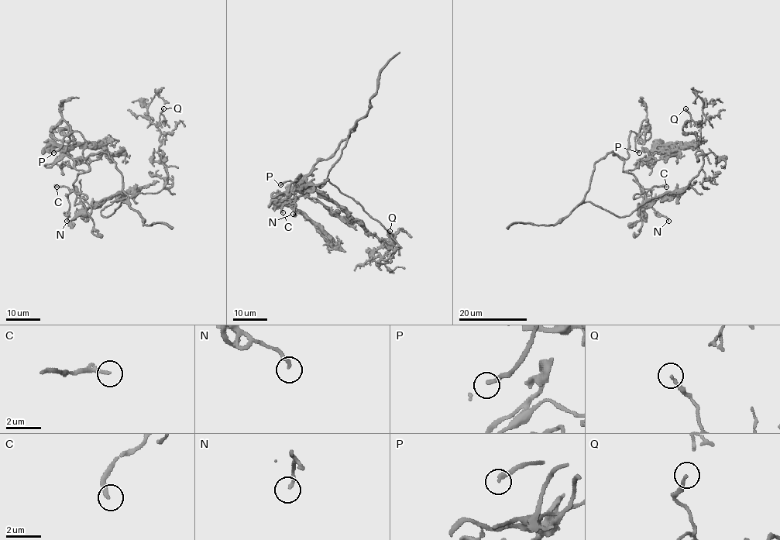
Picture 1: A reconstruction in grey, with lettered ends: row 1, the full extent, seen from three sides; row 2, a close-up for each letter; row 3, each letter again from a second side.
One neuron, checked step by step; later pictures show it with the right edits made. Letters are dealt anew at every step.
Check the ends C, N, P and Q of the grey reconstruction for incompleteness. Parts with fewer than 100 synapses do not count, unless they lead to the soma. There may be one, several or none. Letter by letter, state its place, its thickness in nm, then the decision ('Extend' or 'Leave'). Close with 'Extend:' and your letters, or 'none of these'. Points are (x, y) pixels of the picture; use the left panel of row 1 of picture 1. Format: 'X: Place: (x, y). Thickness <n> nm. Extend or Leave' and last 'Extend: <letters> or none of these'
C: Place: (56, 187). Thickness 200 nm. Extend
N: Place: (67, 221). Thickness 170 nm. Leave
P: Place: (53, 153). Thickness 240 nm. Leave
Q: Place: (163, 108). Thickness 190 nm. Leave
Extend: C

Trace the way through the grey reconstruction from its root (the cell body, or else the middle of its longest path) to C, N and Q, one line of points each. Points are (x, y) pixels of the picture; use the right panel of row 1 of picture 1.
C: (596, 205), (583, 202), (584, 196), (595, 163), (612, 151), (644, 188), (666, 187)
N: (596, 205), (583, 202), (595, 163), (613, 151), (623, 161), (623, 170), (650, 190), (651, 206), (668, 221)
Q: (596, 205), (625, 216), (651, 198), (680, 194), (687, 187), (703, 158), (697, 147), (701, 125), (685, 108)

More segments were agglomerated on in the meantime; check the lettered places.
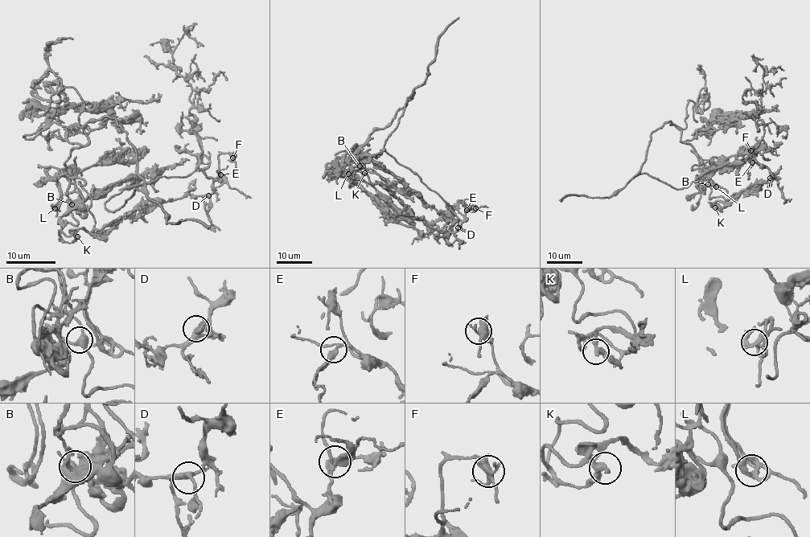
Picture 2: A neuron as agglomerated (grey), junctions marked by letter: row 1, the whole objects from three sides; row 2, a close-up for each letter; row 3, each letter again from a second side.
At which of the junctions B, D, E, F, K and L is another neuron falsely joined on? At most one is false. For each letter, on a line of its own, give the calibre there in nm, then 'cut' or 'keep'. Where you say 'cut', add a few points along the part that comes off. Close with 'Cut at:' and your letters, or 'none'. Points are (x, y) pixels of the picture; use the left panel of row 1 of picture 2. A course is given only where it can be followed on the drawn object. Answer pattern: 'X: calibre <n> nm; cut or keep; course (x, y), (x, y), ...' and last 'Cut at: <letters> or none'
B: calibre 340 nm; keep
D: calibre 260 nm; keep
E: calibre 300 nm; keep
F: calibre 380 nm; keep
K: calibre 280 nm; keep
L: calibre 280 nm; keep
Cut at: none

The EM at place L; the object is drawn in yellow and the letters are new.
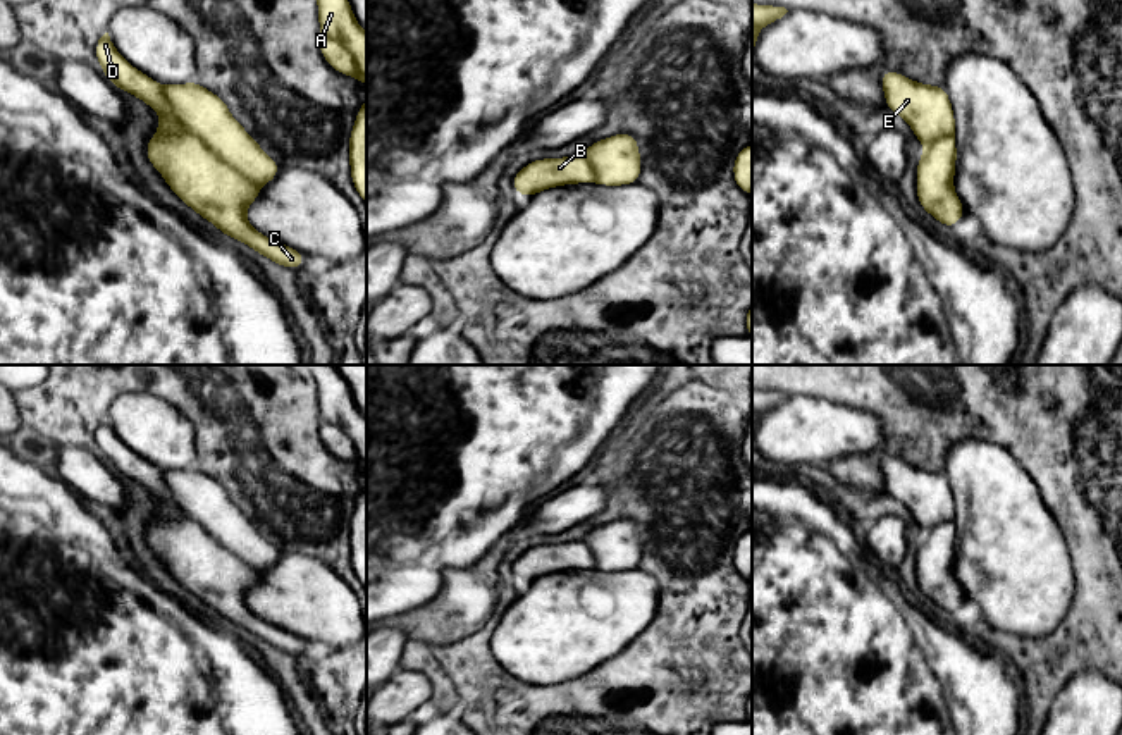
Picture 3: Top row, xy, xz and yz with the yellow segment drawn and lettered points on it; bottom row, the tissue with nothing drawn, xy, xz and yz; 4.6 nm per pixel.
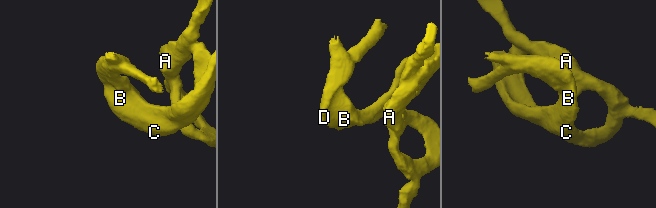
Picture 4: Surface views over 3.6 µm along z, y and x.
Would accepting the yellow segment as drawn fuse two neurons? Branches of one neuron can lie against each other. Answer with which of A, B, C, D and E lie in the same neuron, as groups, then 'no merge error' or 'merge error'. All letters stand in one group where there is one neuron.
A B C D E | no merge error

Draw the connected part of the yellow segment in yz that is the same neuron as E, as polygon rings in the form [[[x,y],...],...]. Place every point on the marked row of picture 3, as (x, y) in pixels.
[[[885,71],[879,81],[886,108],[905,119],[924,145],[915,169],[917,200],[924,212],[952,229],[965,210],[953,189],[957,145],[948,93],[943,86],[922,84],[895,71]]]

